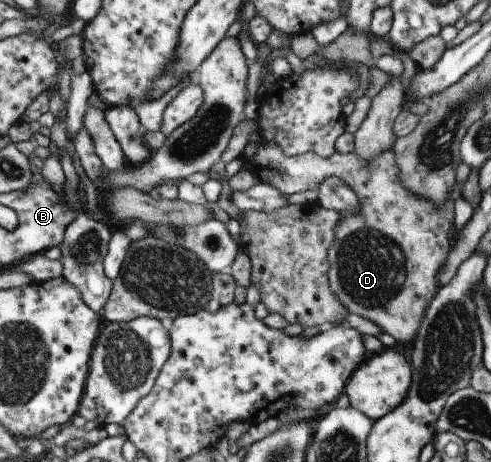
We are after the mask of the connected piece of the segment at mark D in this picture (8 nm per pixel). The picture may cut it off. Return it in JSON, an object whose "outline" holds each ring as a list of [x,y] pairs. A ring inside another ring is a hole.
{"outline":[[[257,144],[254,155],[241,159],[242,166],[254,175],[256,181],[269,184],[284,195],[300,191],[316,191],[326,177],[338,177],[358,199],[360,209],[354,215],[338,212],[338,223],[334,227],[334,241],[328,247],[327,284],[334,297],[345,309],[377,325],[384,333],[393,337],[397,345],[410,341],[417,332],[420,320],[428,302],[440,287],[437,281],[439,271],[444,267],[446,255],[450,251],[448,231],[453,222],[454,207],[452,201],[460,196],[462,183],[454,182],[454,189],[446,195],[444,203],[438,207],[432,201],[418,197],[404,189],[398,179],[398,169],[394,163],[392,149],[376,155],[370,161],[358,159],[354,152],[342,155],[334,152],[330,157],[322,157],[314,151],[288,156],[282,153],[278,145]]]}

